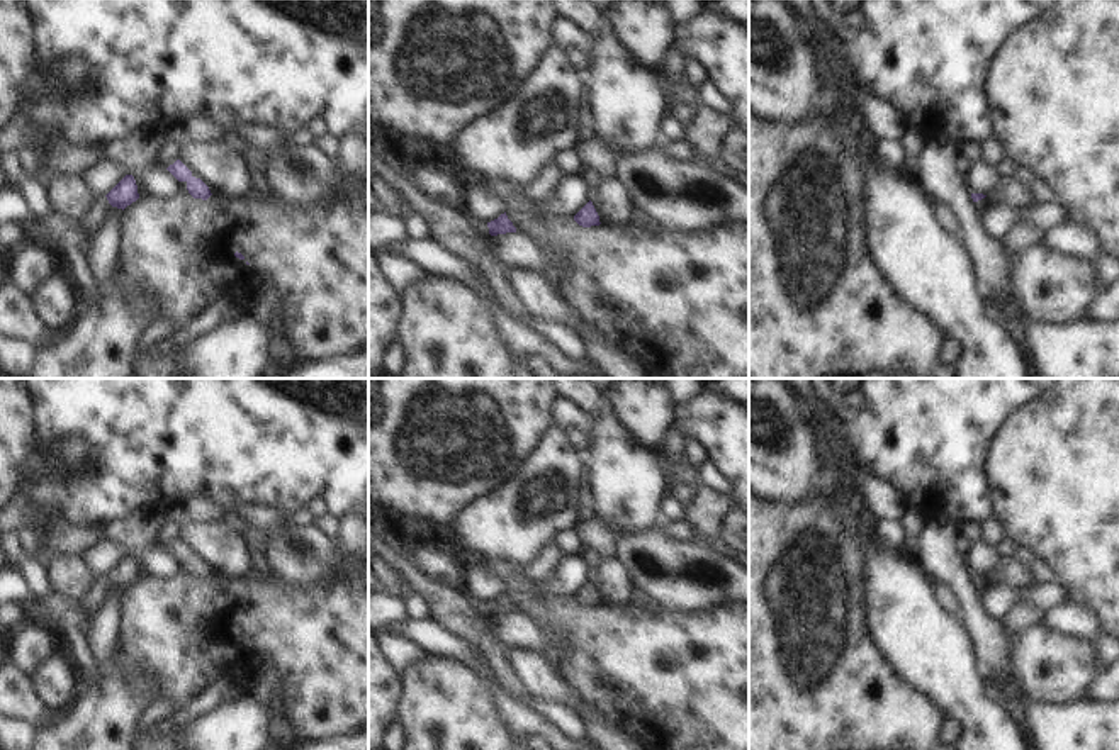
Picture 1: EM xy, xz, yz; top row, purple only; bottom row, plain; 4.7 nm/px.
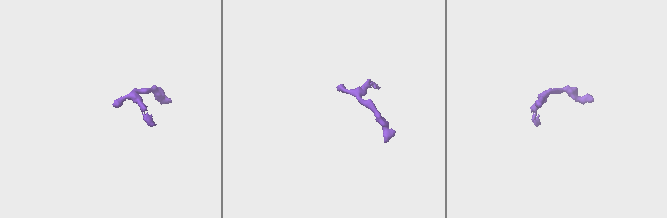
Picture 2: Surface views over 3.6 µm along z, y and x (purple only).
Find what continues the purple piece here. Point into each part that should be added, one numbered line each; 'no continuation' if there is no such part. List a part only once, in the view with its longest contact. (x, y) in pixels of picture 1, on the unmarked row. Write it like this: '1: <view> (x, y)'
1: xz (481, 608)

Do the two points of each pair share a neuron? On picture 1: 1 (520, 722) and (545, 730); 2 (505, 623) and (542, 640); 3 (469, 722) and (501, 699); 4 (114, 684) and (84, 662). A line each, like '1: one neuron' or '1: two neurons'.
1: one neuron
2: one neuron
3: two neurons
4: two neurons

